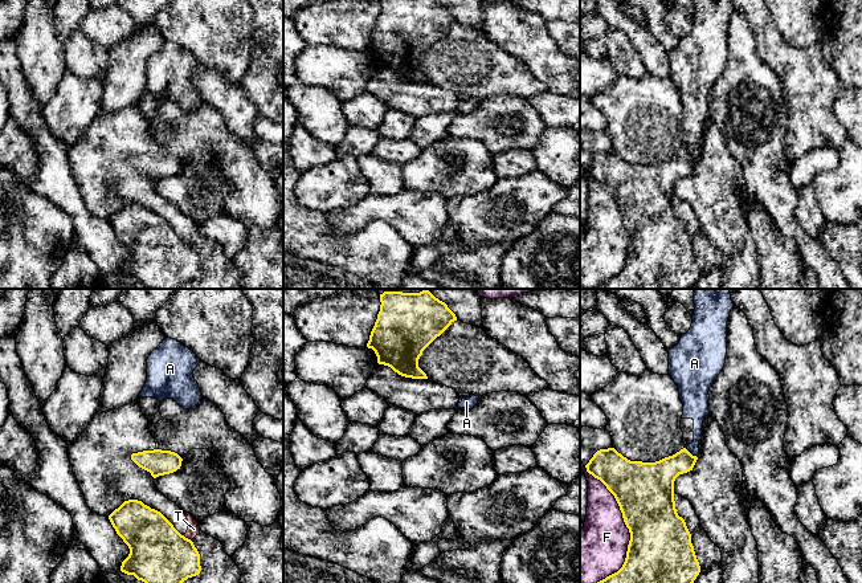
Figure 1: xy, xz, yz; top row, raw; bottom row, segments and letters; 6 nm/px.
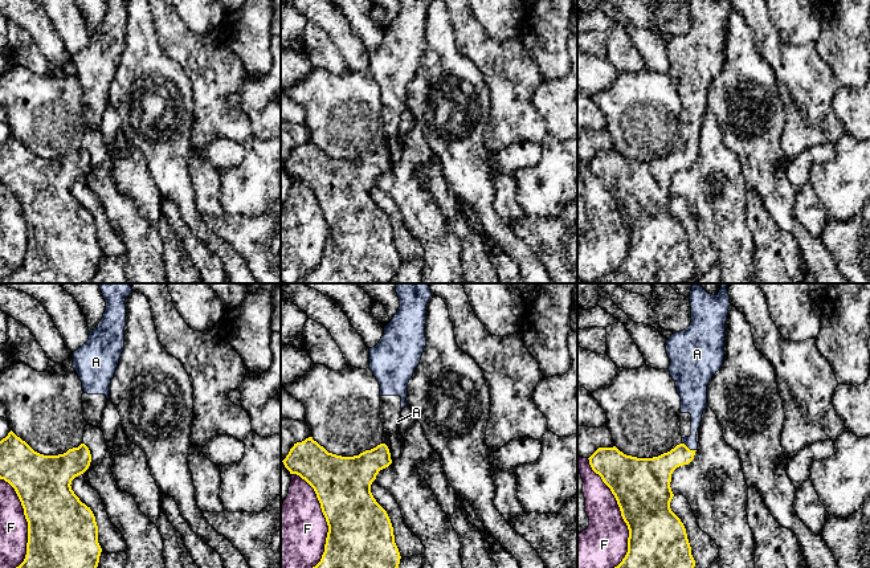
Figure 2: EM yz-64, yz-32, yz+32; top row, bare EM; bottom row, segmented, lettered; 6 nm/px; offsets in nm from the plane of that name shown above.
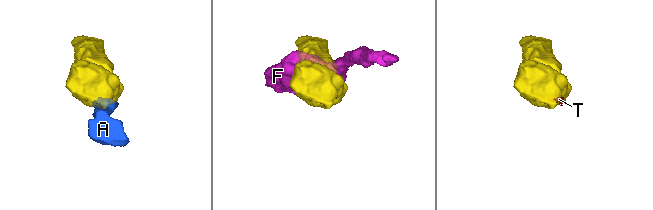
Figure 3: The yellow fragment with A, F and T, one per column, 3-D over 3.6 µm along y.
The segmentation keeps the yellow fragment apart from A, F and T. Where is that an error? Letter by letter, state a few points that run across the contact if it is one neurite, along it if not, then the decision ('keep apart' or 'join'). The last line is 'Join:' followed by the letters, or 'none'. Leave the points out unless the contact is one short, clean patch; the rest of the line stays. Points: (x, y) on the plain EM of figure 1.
A: line yz (658, 180), (690, 157), (698, 138), (698, 117); join
F: keep apart
T: line xy (180, 237), (191, 244); keep apart
Join: A

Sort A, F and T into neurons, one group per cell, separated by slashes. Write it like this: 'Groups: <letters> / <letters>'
Groups: A / F / T

